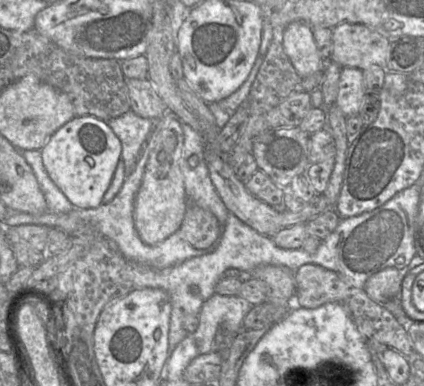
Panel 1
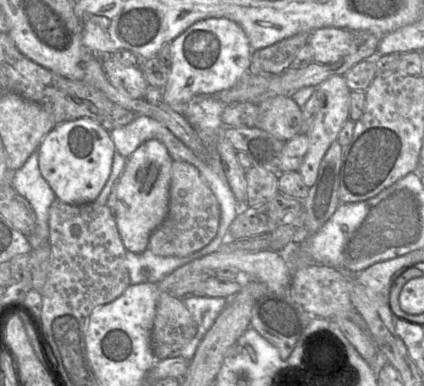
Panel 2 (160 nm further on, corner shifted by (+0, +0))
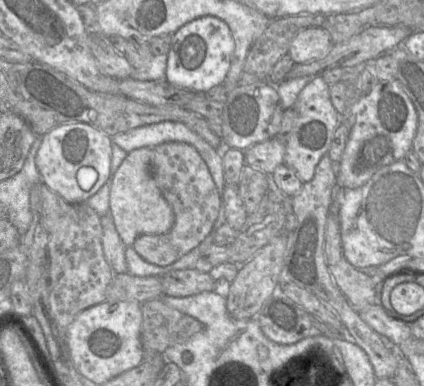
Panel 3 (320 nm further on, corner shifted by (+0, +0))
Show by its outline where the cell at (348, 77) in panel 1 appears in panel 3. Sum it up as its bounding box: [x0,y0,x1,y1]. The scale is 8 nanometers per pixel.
[284,76,341,183]

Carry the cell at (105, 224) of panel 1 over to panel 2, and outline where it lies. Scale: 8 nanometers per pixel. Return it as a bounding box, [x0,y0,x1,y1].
[126,230,223,284]

